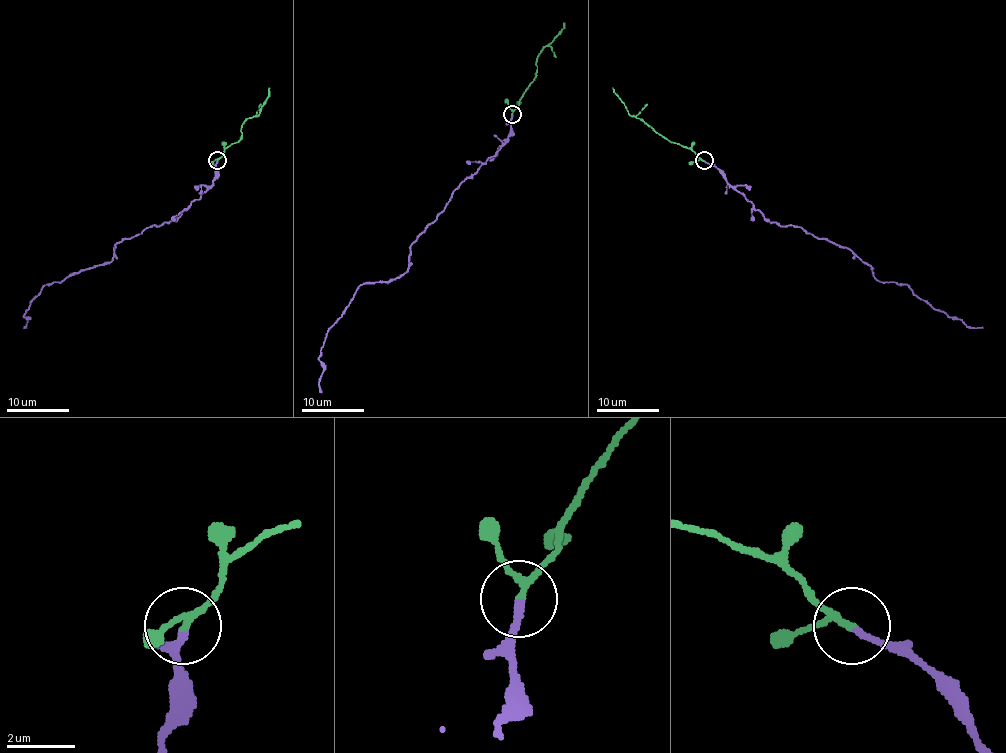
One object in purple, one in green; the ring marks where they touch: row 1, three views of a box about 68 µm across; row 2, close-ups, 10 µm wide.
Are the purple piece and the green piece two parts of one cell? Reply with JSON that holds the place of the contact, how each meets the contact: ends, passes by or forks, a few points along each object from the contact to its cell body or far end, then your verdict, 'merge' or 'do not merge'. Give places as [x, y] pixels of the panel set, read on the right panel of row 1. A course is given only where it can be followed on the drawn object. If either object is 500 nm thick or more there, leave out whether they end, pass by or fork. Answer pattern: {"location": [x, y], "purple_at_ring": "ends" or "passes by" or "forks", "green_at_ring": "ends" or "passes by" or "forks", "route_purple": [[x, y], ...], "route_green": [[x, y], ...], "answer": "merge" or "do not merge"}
{"location": [704, 160], "purple_at_ring": "ends", "green_at_ring": "passes by", "route_purple": [[704, 160], [767, 220], [800, 226], [847, 246], [880, 281], [905, 284], [937, 309], [968, 327], [982, 327]], "route_green": [[704, 160], [632, 116], [613, 88]], "answer": "merge"}

